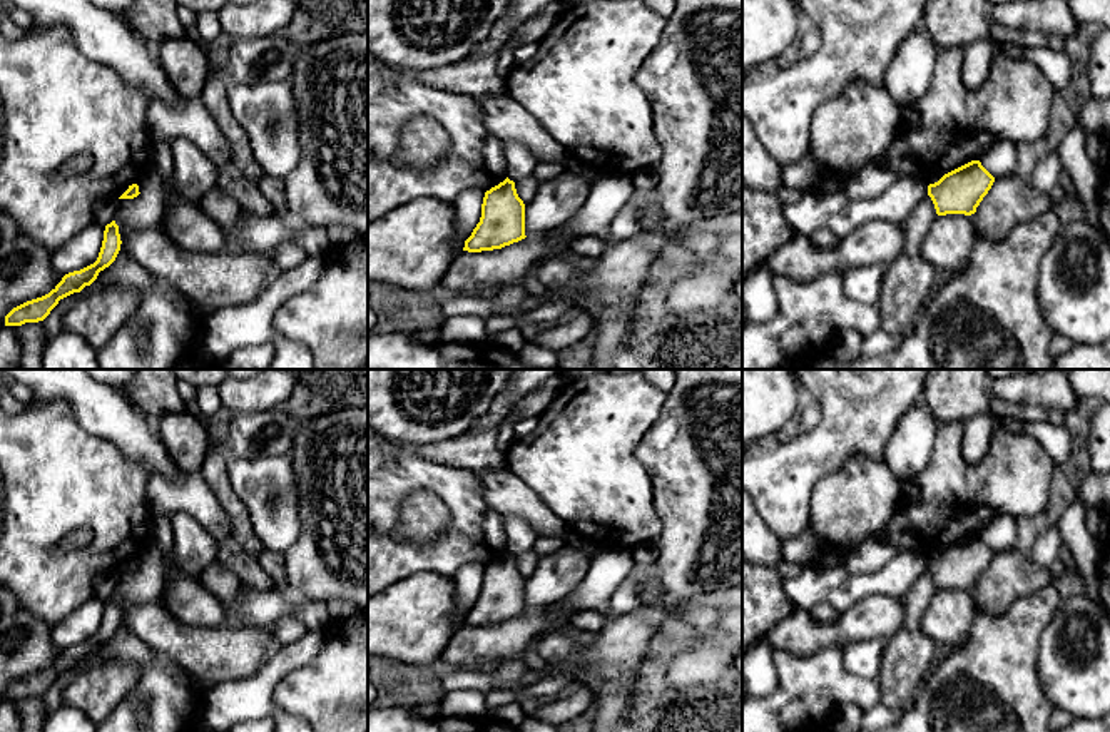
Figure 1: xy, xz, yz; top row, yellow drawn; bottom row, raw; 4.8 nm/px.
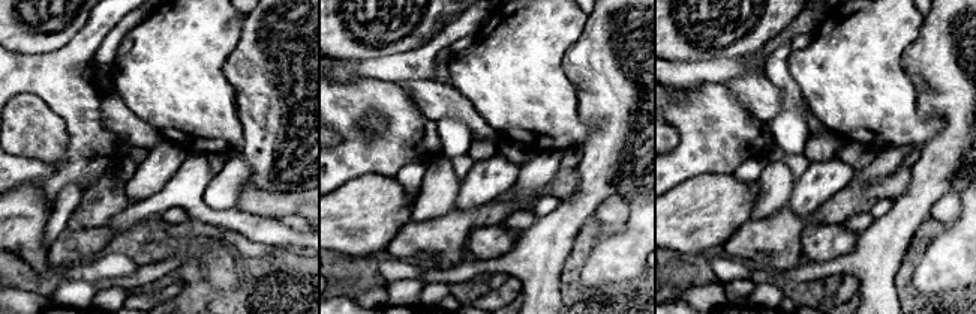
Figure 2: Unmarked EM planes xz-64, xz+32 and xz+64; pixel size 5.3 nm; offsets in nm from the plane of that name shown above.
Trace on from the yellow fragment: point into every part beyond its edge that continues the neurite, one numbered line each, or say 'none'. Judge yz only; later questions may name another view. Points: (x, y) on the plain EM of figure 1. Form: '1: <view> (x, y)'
none

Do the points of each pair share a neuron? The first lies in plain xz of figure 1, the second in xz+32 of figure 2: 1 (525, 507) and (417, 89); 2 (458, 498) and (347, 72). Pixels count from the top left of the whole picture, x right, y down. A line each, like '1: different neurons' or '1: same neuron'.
1: same neuron
2: different neurons

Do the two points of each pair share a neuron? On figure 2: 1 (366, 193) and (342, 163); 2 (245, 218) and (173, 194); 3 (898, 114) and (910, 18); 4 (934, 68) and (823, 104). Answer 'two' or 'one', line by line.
1: two
2: one
3: one
4: two

